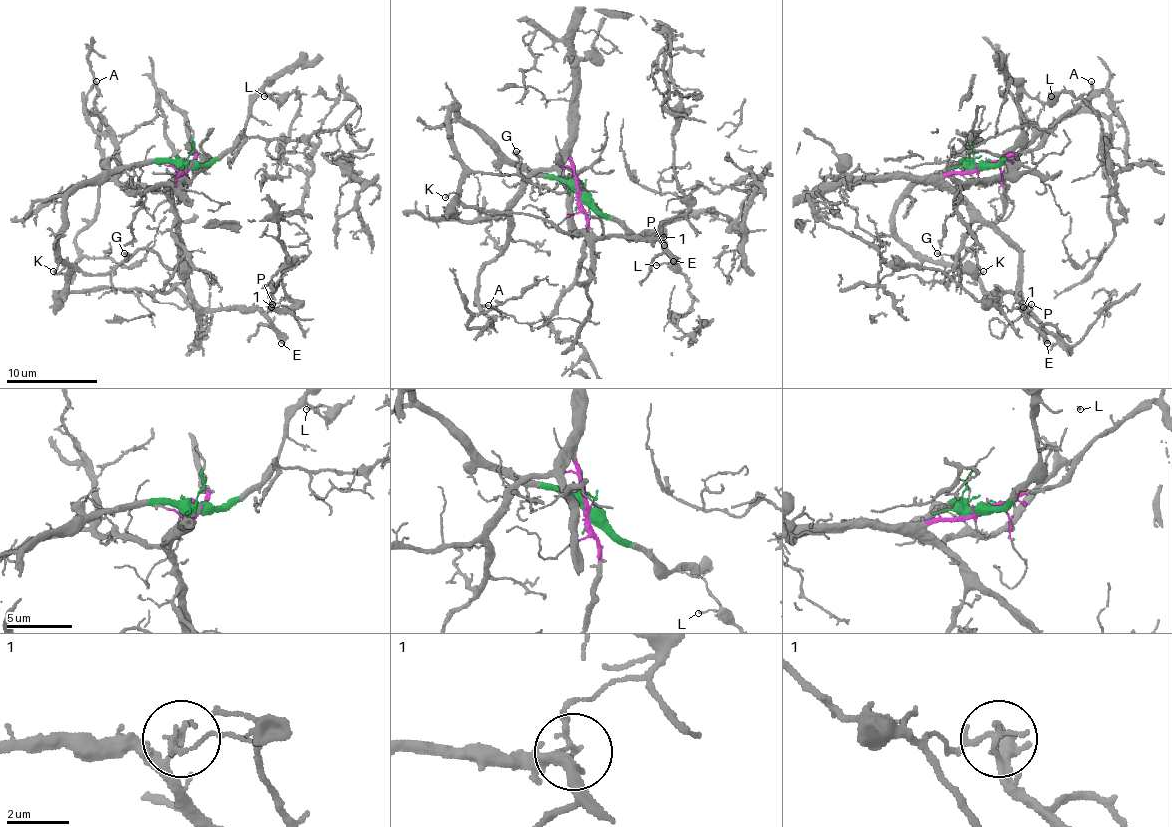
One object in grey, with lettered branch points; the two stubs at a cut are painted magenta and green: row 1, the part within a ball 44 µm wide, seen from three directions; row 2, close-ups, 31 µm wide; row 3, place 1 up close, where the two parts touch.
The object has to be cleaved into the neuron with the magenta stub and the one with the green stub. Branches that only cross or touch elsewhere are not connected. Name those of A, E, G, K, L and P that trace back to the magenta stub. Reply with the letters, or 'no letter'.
A, E, P

